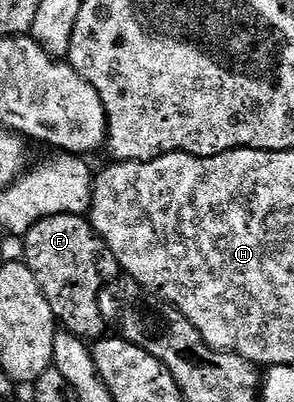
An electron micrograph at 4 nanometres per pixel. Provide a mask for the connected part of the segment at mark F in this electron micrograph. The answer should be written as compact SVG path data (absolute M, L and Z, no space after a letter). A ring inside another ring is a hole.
M54 214L44 217L23 235L23 263L34 270L34 278L38 278L38 286L42 286L42 294L46 294L46 302L50 302L50 310L54 310L57 321L67 331L73 332L85 342L95 342L105 335L104 308L100 305L100 291L111 282L112 276L121 275L120 263L106 246L106 242L92 228L91 219L74 214Z

